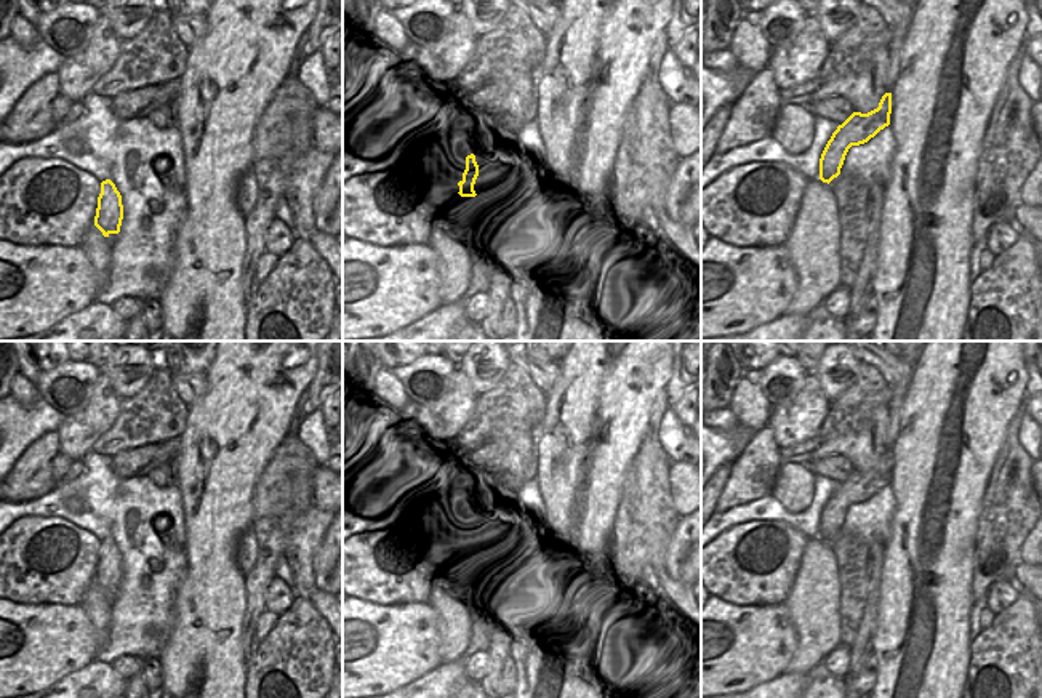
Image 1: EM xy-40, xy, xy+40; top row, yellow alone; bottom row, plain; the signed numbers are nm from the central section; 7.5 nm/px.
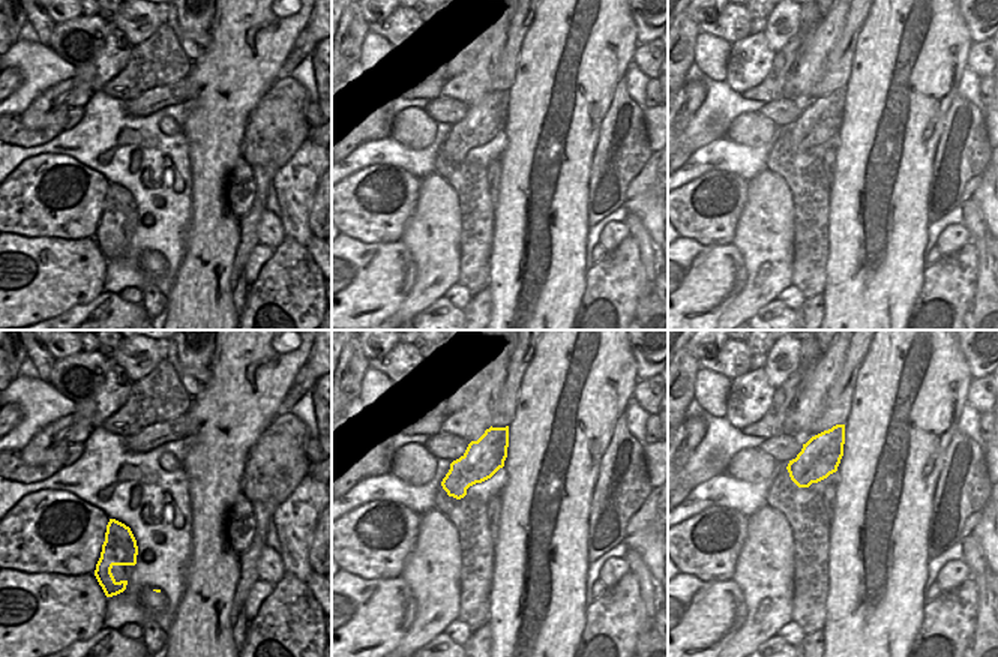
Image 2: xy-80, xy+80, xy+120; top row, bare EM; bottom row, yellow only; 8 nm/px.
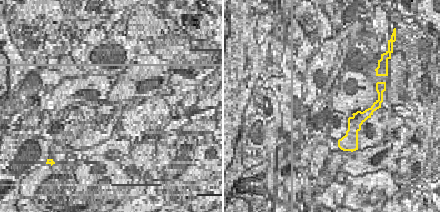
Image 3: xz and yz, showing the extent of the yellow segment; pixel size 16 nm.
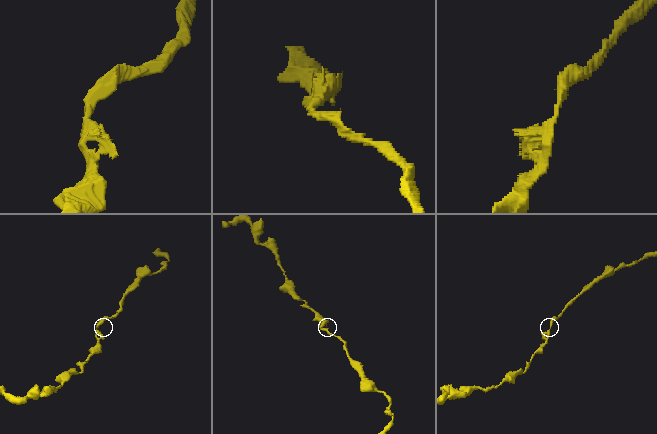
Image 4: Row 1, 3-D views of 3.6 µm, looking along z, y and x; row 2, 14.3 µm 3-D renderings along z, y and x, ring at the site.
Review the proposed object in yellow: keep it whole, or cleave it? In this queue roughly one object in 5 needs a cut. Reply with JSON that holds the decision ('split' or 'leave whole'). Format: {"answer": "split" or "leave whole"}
{"answer": "leave whole"}

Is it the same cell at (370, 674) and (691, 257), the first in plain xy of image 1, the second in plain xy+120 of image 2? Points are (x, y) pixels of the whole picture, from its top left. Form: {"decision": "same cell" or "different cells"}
{"decision": "same cell"}

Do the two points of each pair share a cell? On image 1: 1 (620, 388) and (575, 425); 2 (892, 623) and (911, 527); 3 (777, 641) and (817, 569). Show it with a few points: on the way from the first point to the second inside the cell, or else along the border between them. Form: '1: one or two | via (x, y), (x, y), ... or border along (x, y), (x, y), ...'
1: one | via (609, 394), (586, 417)
2: one | via (906, 599), (906, 561), (911, 551)
3: two | border along (783, 604), (797, 639), (791, 655)

